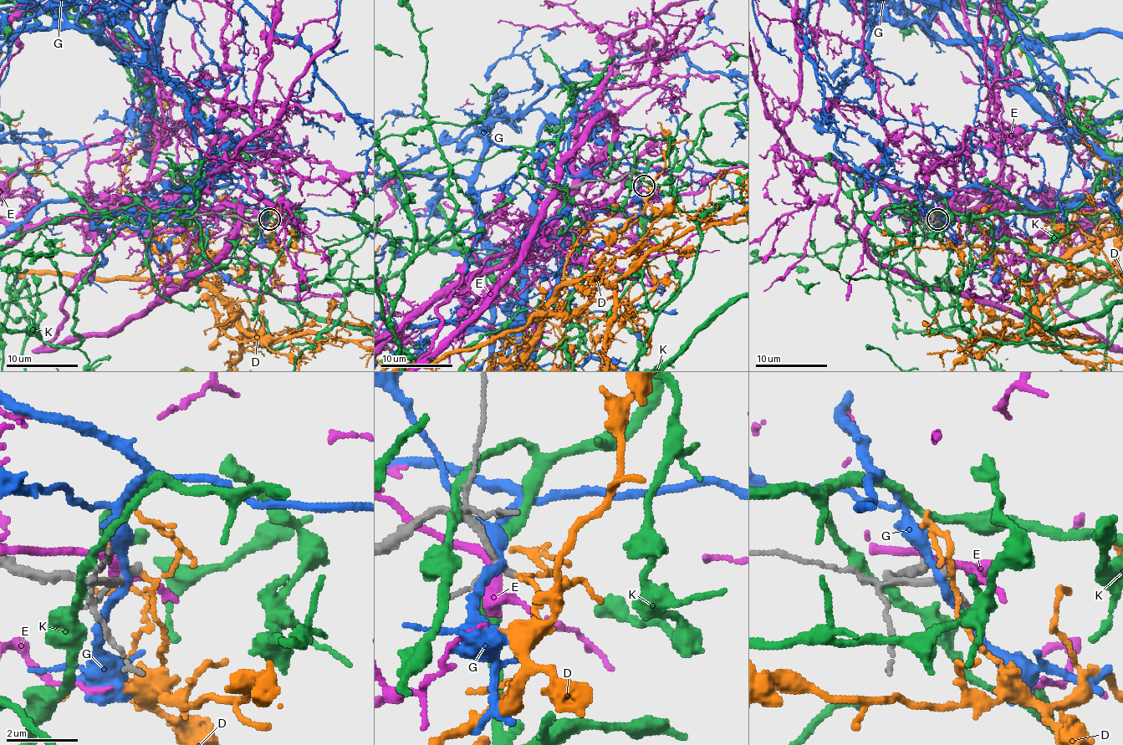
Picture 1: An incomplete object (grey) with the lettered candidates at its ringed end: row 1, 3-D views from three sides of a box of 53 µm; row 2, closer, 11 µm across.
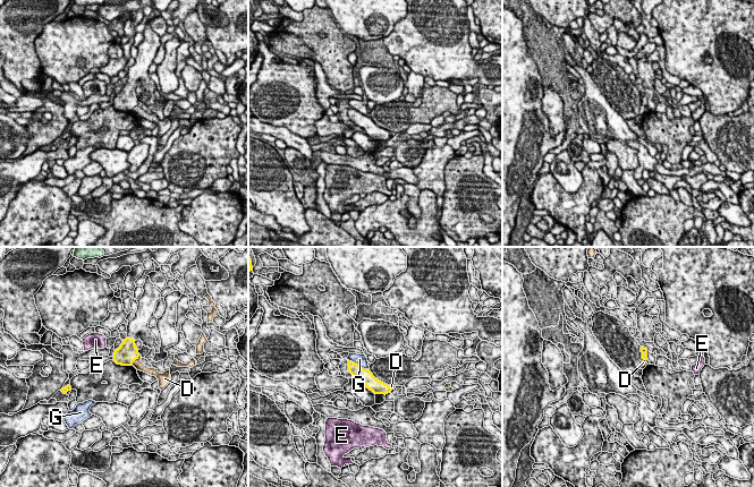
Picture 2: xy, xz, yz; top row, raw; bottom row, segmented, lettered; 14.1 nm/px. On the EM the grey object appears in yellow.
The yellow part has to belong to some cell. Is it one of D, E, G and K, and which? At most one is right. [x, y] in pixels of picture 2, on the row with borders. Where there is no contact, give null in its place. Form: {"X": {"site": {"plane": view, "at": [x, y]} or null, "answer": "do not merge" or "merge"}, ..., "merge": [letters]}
{"D": {"site": {"plane": "xy", "at": [135, 359]}, "answer": "do not merge"}, "E": {"site": null, "answer": "do not merge"}, "G": {"site": {"plane": "xz", "at": [357, 365]}, "answer": "do not merge"}, "K": {"site": null, "answer": "do not merge"}, "merge": []}

